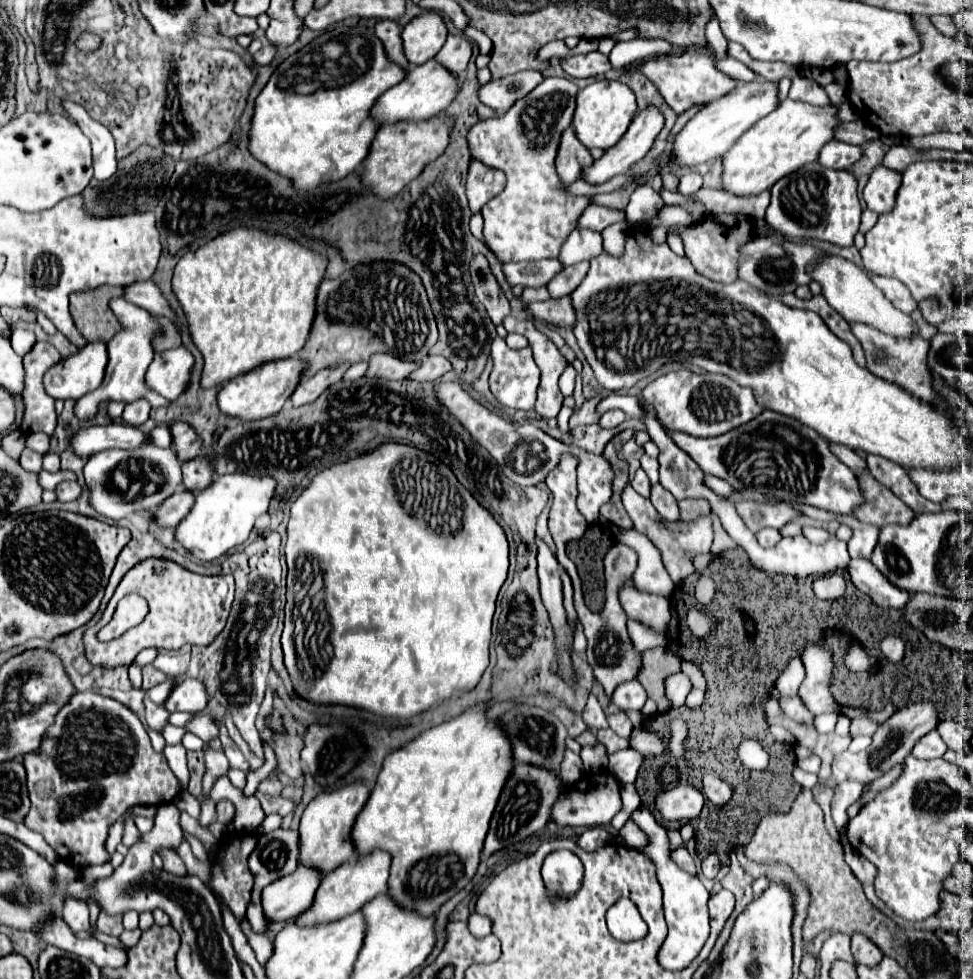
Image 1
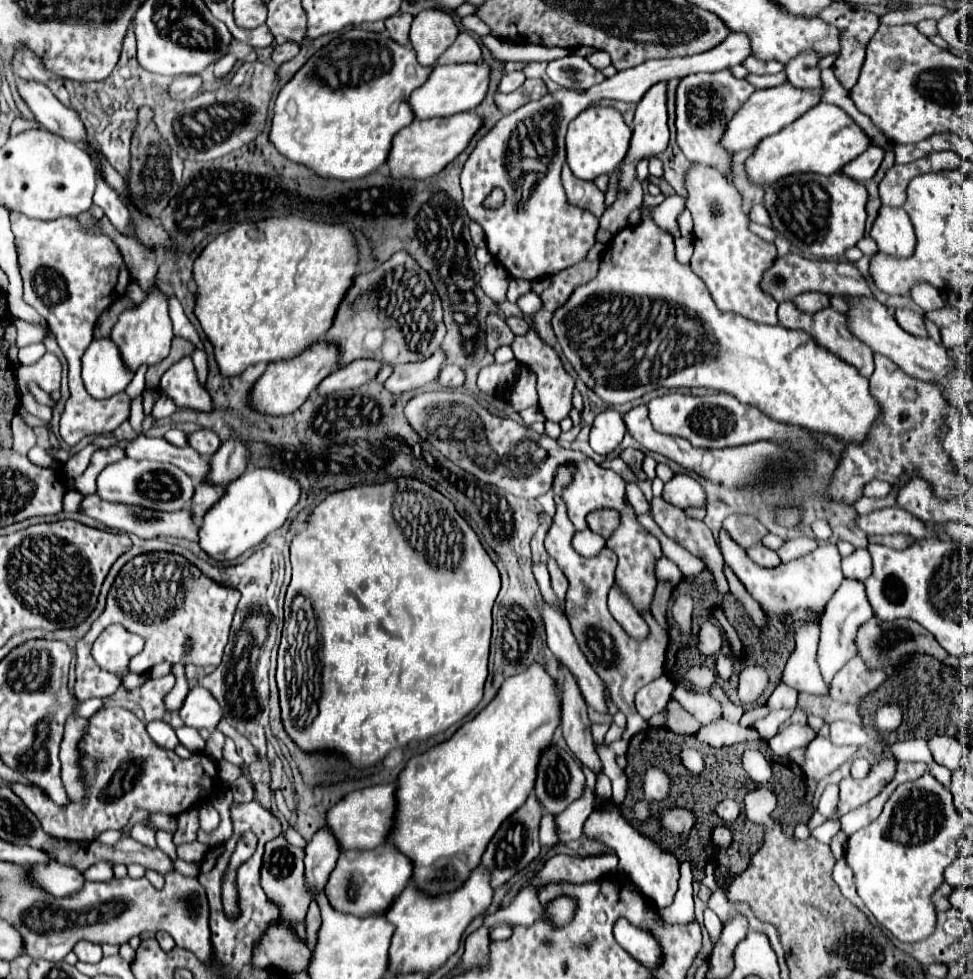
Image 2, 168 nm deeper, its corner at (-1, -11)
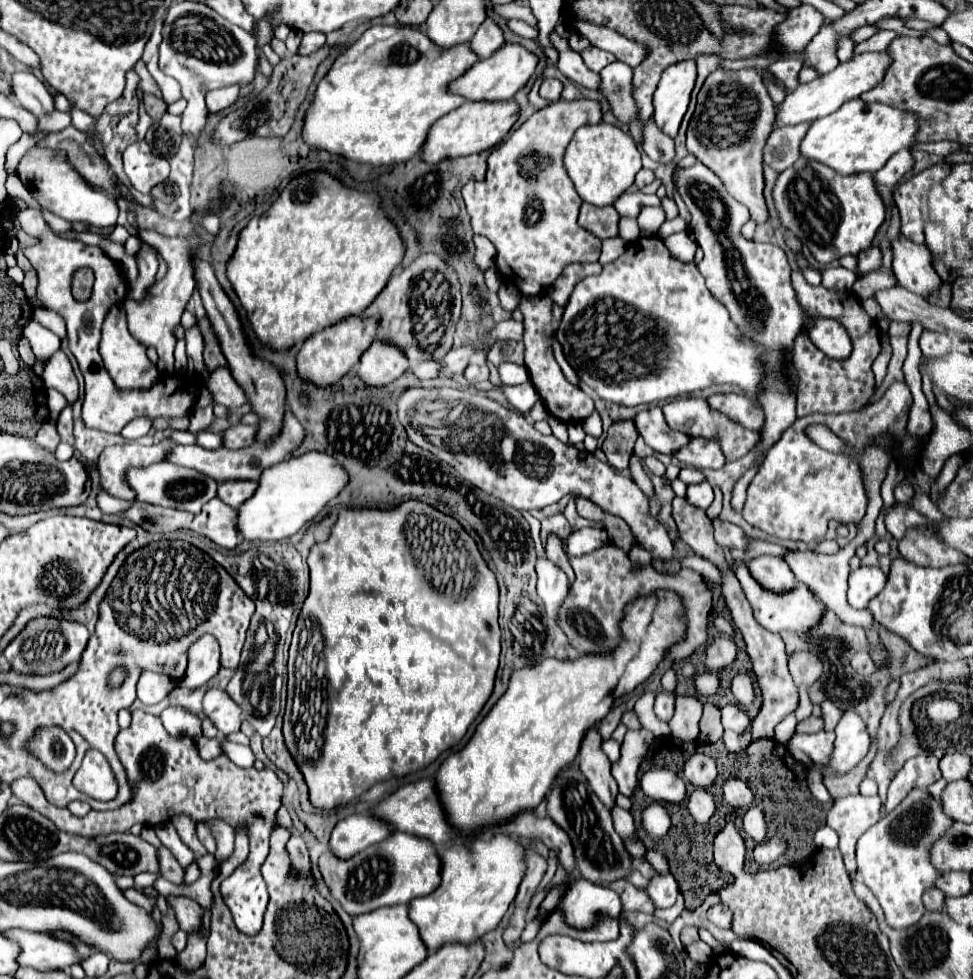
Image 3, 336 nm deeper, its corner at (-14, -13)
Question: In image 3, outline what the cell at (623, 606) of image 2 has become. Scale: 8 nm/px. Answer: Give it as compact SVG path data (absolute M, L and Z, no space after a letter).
M635 545L629 552L629 557L634 566L651 564L651 554L640 545Z

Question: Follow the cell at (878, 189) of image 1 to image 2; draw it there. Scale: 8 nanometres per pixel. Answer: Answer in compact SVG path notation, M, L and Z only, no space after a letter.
M880 206L880 212L872 224L870 236L876 240L880 252L894 254L898 258L910 256L916 246L914 228L904 208Z

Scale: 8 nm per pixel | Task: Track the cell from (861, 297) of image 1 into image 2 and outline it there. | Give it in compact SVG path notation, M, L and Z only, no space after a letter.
M846 296L848 302L848 312L846 312L846 322L848 322L848 330L862 340L864 344L868 344L874 352L880 352L884 356L888 356L894 364L898 364L908 376L920 378L920 380L934 380L934 382L944 382L944 378L950 372L950 358L946 354L946 348L938 346L932 338L920 338L920 336L910 336L906 330L902 330L898 326L898 322L894 320L894 316L888 312L888 308L876 300L876 298L868 298L868 296Z

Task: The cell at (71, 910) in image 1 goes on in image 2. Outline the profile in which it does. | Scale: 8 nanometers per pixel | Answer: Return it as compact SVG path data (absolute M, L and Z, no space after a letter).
M88 940L78 942L74 946L74 952L76 952L78 960L82 960L82 962L98 962L102 958L102 948L98 944L90 944Z

